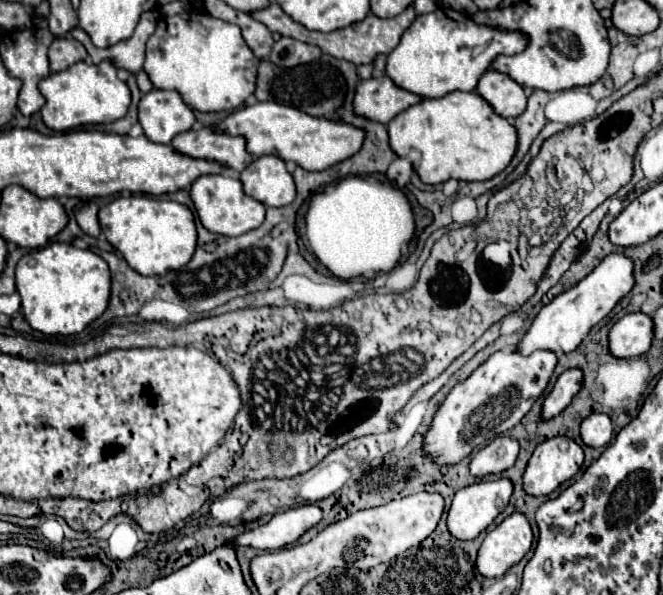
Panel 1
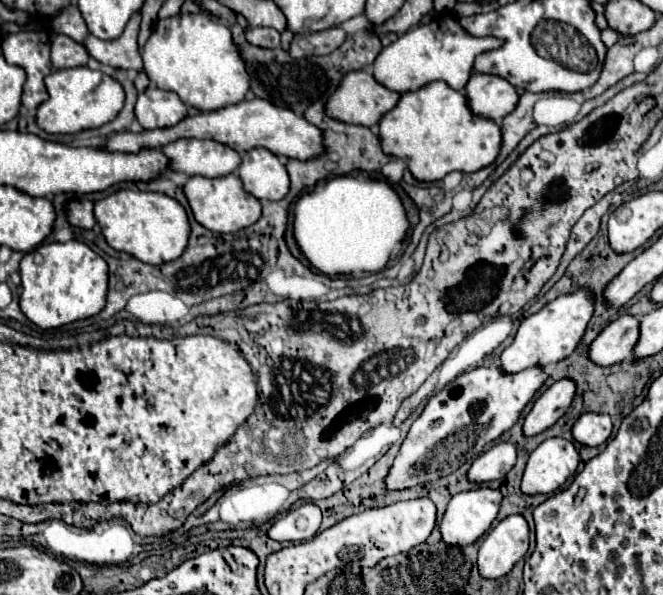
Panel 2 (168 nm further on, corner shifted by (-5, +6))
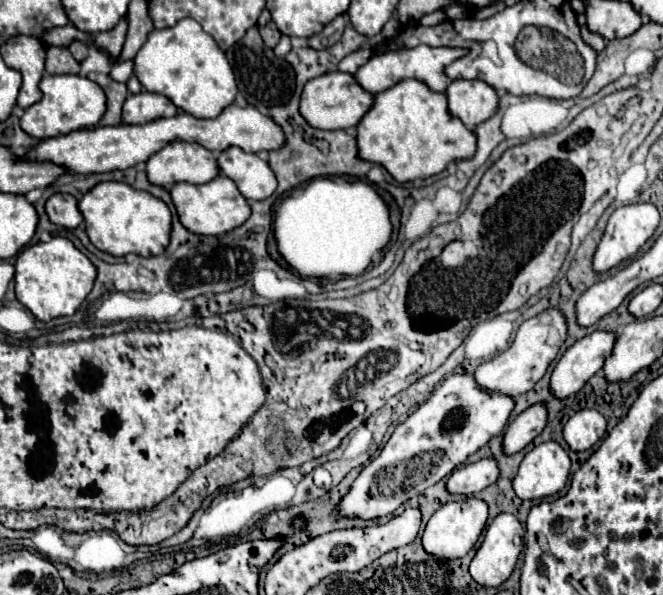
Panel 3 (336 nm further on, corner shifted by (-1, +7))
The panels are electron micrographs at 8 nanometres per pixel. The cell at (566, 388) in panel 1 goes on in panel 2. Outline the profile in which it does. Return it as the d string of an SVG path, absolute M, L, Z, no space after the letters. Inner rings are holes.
M570 379L556 381L552 387L548 387L534 403L530 413L524 419L522 433L524 437L534 437L548 427L552 427L570 407L570 401L574 397L576 385Z

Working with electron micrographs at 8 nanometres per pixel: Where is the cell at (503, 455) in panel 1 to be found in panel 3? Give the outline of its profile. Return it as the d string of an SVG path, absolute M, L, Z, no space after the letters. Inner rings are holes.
M482 458L472 464L464 464L458 470L452 472L452 476L446 482L448 492L452 494L462 494L462 496L472 496L486 486L494 484L500 476L498 462L494 458Z

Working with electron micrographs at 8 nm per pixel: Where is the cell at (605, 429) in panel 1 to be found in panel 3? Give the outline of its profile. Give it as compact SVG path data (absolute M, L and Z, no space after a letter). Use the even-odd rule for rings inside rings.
M580 410L564 426L564 440L576 452L588 450L604 434L606 434L606 418L598 410Z

